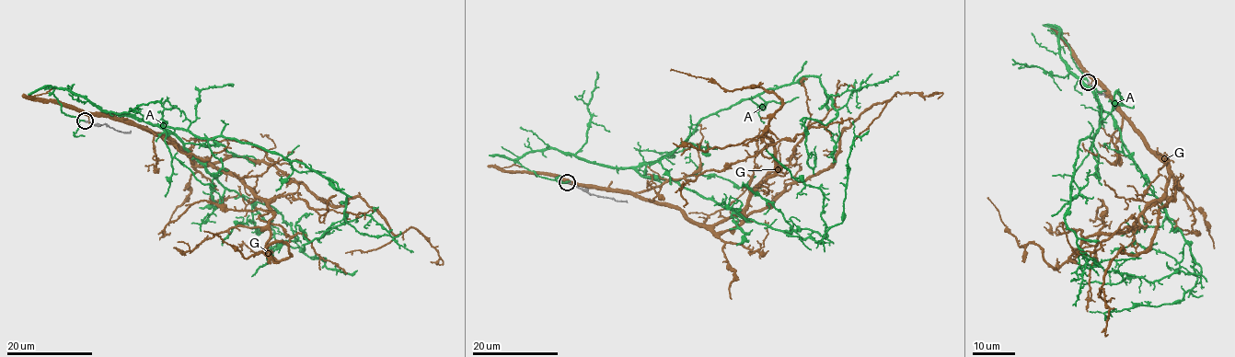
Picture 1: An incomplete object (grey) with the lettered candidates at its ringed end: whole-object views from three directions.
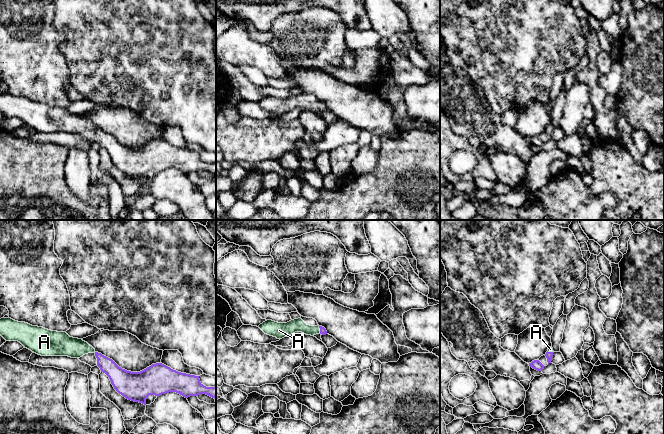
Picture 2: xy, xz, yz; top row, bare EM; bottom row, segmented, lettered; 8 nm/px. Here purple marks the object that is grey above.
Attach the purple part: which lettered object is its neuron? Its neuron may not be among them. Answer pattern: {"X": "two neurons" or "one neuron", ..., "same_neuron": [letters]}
{"A": "one neuron", "G": "two neurons", "same_neuron": ["A"]}

